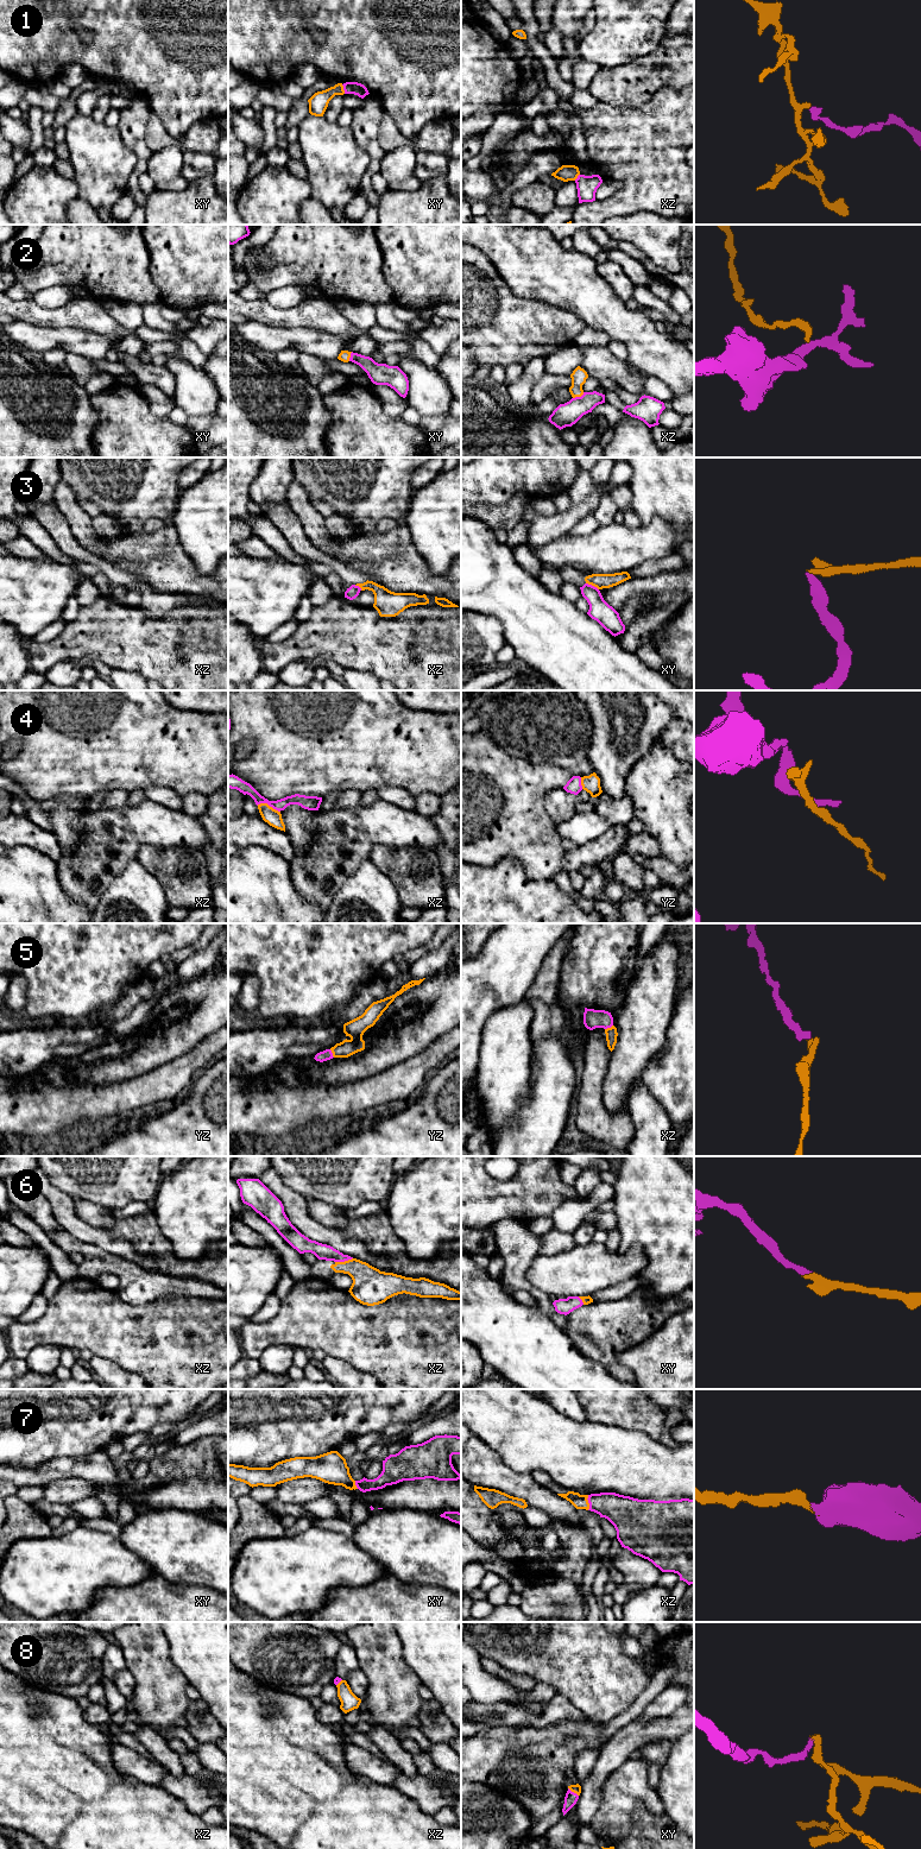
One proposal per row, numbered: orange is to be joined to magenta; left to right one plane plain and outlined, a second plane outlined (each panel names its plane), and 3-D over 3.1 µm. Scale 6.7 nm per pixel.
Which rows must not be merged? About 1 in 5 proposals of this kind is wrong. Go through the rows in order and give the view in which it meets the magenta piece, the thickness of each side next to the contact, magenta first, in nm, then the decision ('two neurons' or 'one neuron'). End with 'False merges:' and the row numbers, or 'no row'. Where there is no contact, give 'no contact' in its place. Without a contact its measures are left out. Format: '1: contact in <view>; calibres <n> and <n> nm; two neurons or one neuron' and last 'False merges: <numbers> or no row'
1: contact in xy; calibres 90 and 130 nm; two neurons
2: contact in xz; calibres 160 and 110 nm; two neurons
3: contact in xy; calibres 150 and 100 nm; two neurons
4: contact in xz; calibres 90 and 110 nm; two neurons
5: contact in yz; calibres 70 and 130 nm; one neuron
6: contact in xz; calibres 110 and 240 nm; one neuron
7: contact in xz; calibres 220 and 100 nm; one neuron
8: contact in xy; calibres 90 and 60 nm; one neuron
False merges: 1, 2, 3, 4

